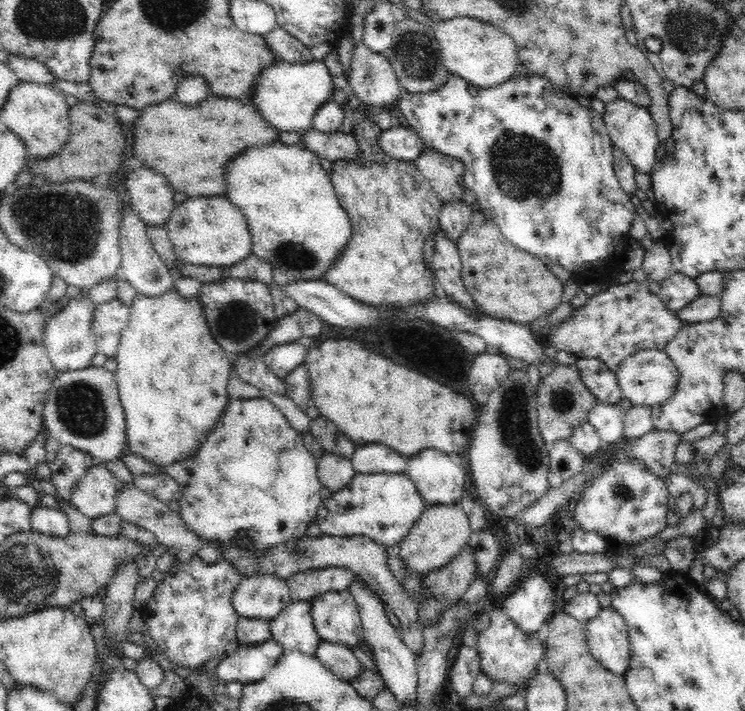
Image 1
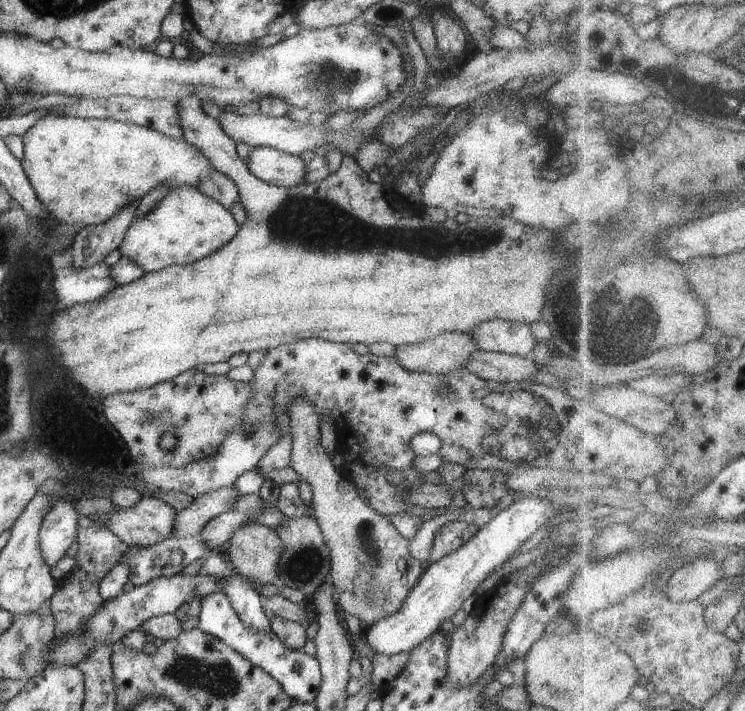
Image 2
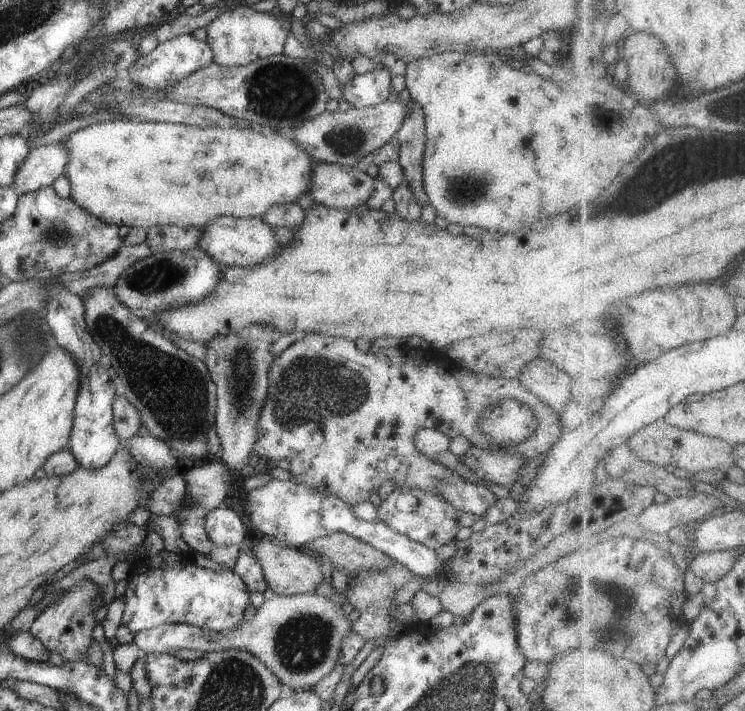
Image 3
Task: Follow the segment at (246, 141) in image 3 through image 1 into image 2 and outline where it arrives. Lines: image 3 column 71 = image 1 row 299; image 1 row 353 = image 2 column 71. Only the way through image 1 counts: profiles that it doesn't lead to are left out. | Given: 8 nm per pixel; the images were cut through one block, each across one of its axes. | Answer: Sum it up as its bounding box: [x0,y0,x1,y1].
[21,115,214,229]

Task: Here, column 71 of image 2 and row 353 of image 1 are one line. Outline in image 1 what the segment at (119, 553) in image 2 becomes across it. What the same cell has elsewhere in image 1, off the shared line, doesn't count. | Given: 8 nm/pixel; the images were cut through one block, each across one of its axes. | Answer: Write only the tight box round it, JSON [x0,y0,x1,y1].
[530,281,685,372]

